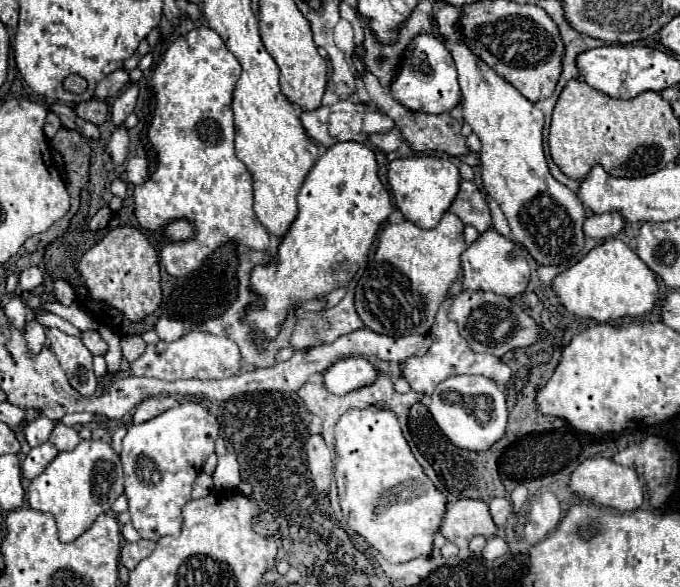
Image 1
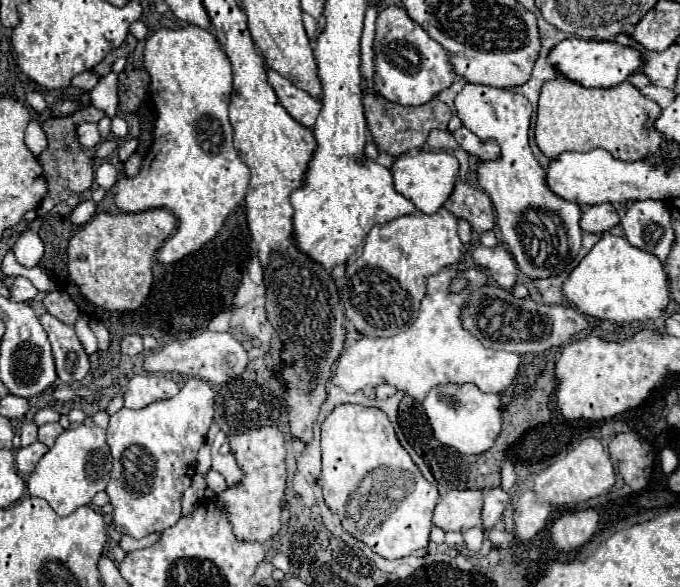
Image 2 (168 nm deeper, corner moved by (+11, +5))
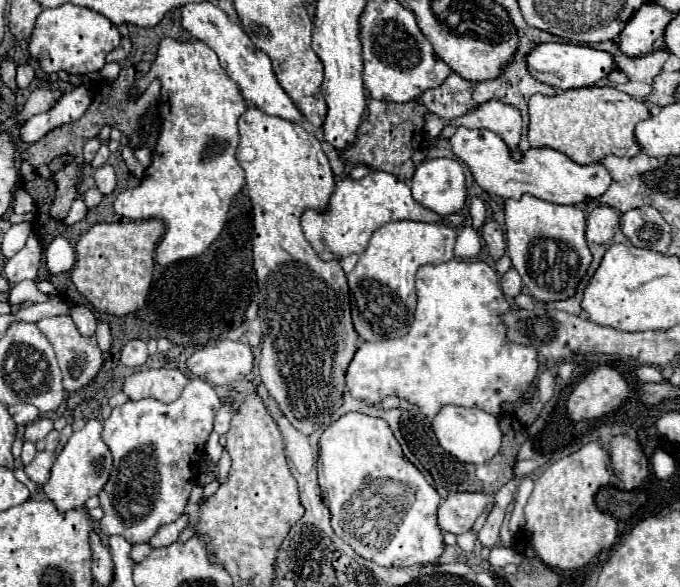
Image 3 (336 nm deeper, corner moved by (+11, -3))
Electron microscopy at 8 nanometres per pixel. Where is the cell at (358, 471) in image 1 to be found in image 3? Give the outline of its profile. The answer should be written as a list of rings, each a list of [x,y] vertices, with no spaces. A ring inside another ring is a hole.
[[[348,412],[330,424],[318,442],[318,482],[322,498],[332,514],[332,528],[356,554],[378,566],[436,564],[444,552],[442,530],[436,522],[440,494],[426,482],[422,472],[404,456],[390,426],[382,418]]]

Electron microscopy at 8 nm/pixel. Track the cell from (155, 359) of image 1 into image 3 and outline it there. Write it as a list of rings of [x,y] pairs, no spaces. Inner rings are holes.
[[[222,340],[214,346],[204,346],[188,358],[188,370],[216,386],[228,386],[252,372],[252,346],[236,340]]]

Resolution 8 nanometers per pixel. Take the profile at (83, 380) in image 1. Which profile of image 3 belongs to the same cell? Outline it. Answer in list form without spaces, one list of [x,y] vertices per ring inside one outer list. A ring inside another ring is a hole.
[[[70,316],[44,318],[44,320],[38,322],[38,328],[42,330],[42,334],[54,346],[60,370],[64,374],[66,392],[76,392],[76,390],[84,388],[92,378],[96,378],[96,374],[98,374],[98,370],[102,368],[102,362],[104,362],[104,354],[102,354],[102,350],[96,344],[96,336],[82,336]]]

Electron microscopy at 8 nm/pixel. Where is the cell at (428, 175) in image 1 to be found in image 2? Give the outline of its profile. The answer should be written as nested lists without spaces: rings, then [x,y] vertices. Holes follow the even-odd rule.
[[[418,150],[418,154],[402,154],[392,164],[392,176],[394,176],[394,188],[398,194],[408,198],[418,212],[422,214],[434,214],[452,194],[452,188],[456,184],[458,176],[458,160],[448,152],[424,152]]]

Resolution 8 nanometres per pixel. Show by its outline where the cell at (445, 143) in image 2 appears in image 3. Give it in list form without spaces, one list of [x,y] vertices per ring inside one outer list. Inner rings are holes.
[[[426,114],[424,116],[424,132],[428,138],[434,138],[440,134],[440,130],[444,128],[444,120],[438,118],[436,114]]]

